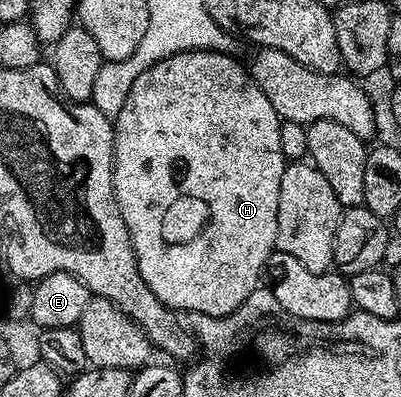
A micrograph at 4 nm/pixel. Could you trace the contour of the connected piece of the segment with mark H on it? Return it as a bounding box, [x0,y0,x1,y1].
[113,49,287,317]

